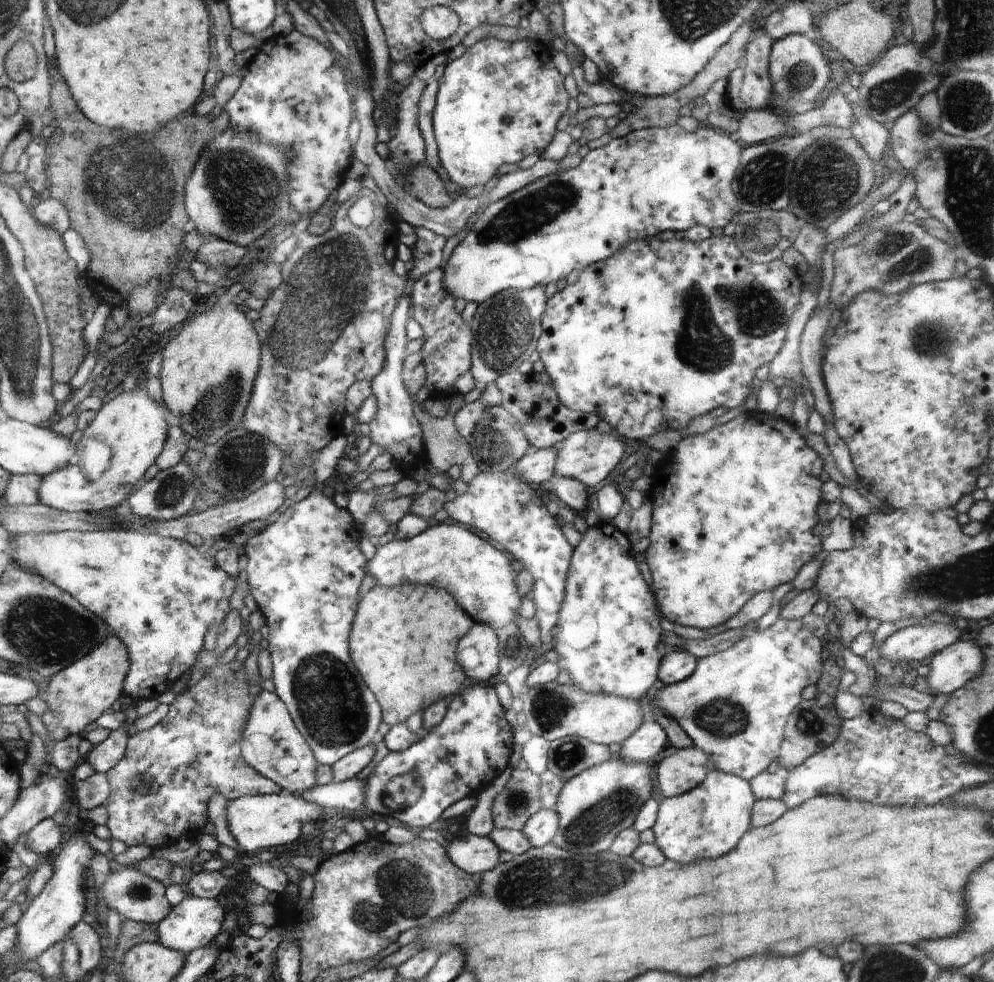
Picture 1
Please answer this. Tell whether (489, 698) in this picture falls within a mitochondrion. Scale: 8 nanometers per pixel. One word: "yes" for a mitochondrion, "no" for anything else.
no

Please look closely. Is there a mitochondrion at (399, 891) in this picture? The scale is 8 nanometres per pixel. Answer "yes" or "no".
yes

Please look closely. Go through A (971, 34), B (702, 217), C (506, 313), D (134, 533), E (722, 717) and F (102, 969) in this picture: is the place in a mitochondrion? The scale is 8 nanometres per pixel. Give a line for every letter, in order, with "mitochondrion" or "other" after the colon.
A: mitochondrion
B: other
C: mitochondrion
D: other
E: mitochondrion
F: other

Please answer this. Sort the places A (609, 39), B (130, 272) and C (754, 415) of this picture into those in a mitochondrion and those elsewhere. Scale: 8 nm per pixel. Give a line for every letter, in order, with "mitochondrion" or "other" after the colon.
A: other
B: other
C: other

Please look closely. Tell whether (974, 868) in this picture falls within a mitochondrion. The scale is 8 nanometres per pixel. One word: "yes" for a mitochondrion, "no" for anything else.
no

